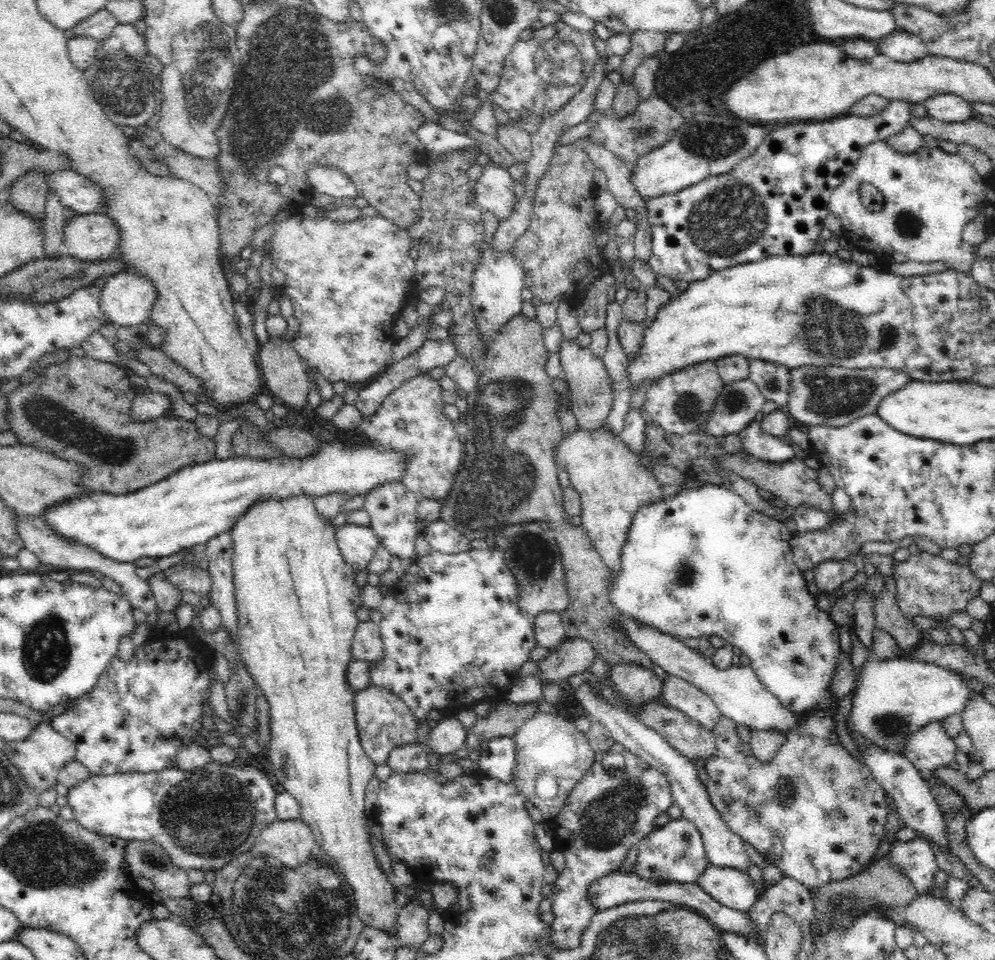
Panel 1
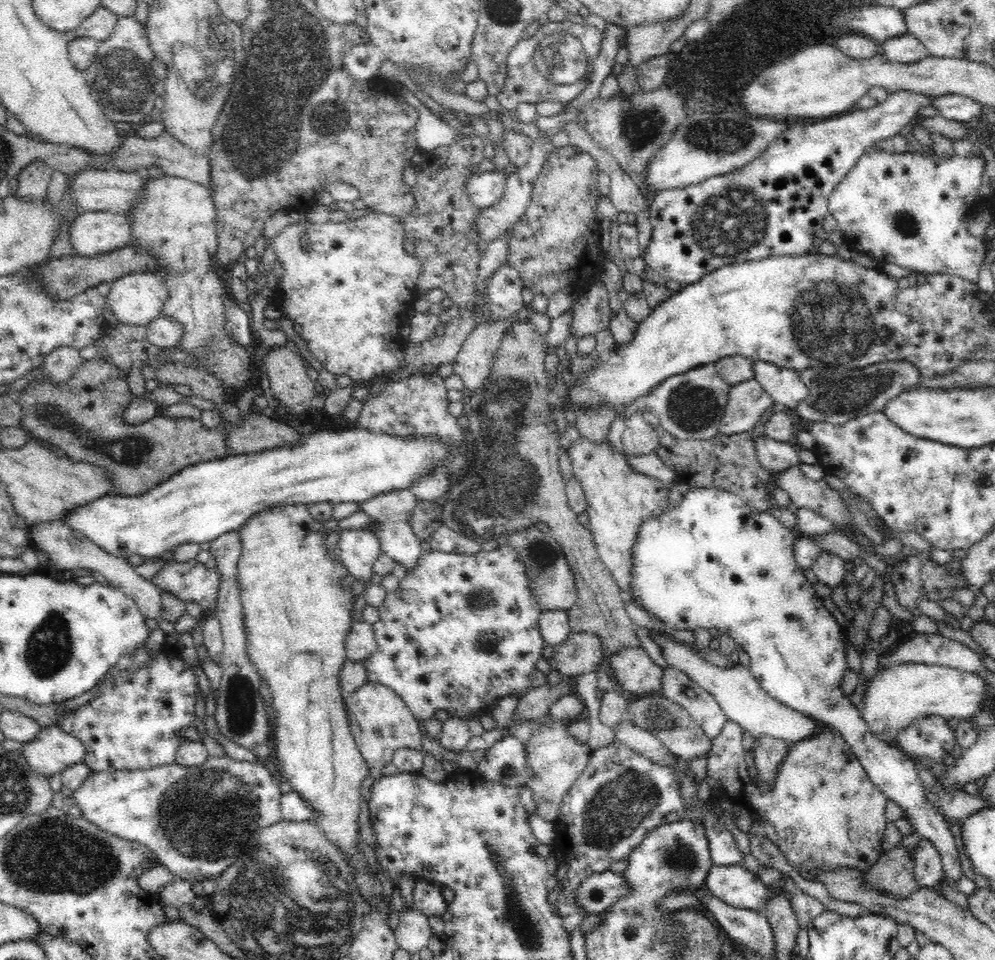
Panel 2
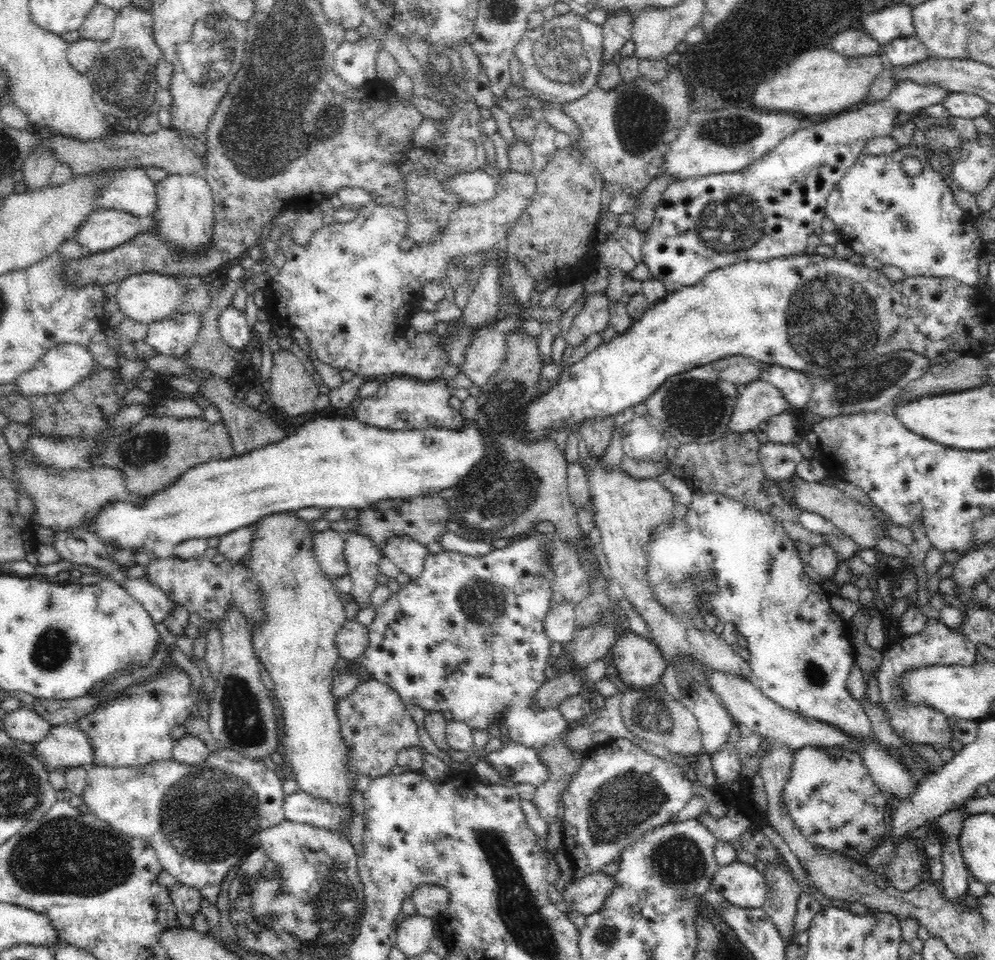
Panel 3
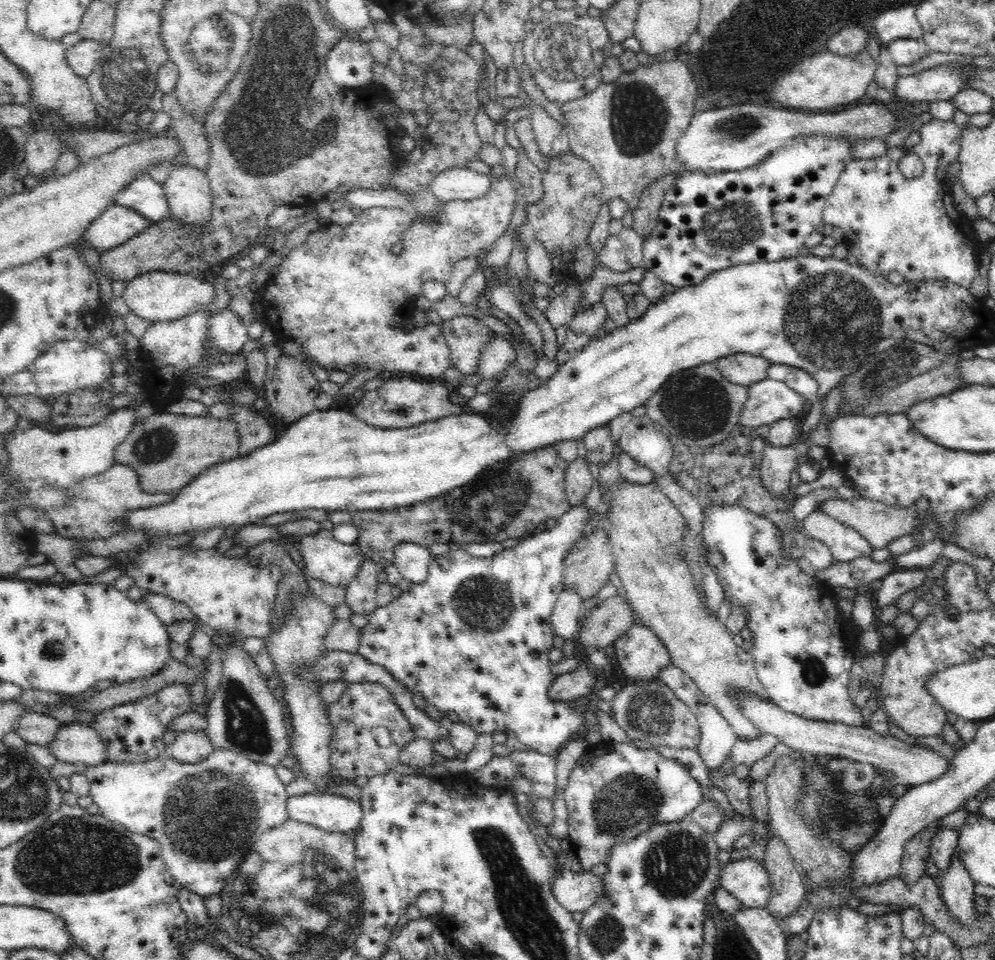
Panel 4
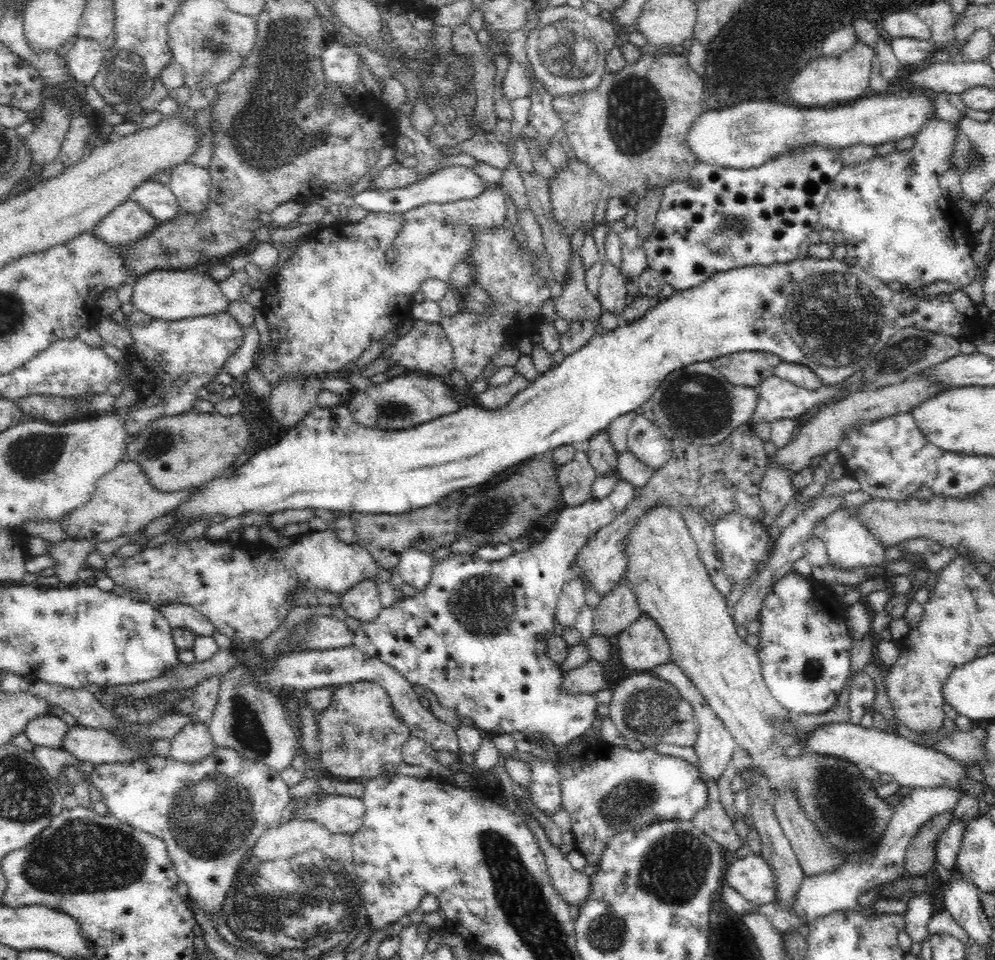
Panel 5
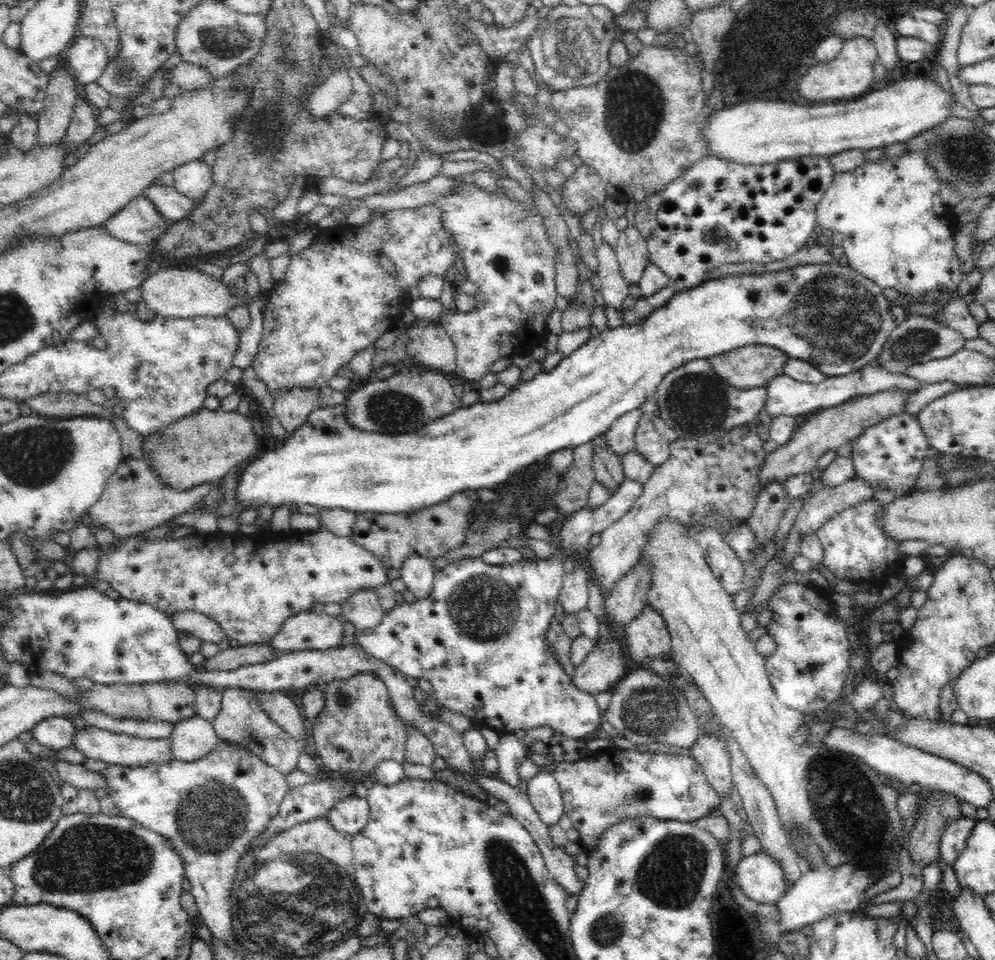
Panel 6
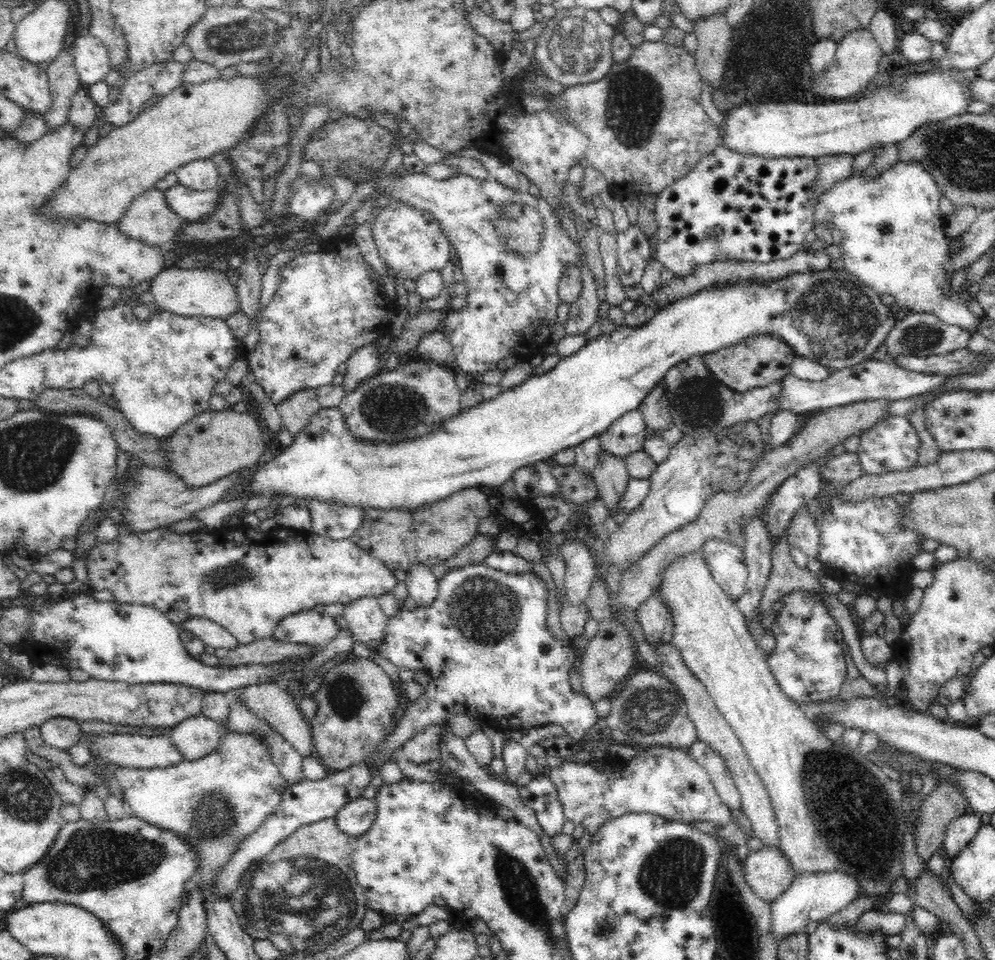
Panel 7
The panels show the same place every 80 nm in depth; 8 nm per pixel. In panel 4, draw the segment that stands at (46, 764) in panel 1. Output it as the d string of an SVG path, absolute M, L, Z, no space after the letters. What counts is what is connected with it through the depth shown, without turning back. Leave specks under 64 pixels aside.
M80 722L63 725L56 740L45 747L60 762L87 767L107 762L106 747L96 730Z

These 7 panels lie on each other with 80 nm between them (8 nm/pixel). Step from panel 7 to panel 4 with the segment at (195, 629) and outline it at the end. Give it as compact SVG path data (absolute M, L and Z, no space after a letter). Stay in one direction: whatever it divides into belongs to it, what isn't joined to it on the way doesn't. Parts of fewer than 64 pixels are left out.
M143 593L144 602L148 602L150 610L156 614L156 617L167 627L182 620L188 620L191 624L195 624L198 617L190 611L188 606L182 602L176 602L168 596L162 594L150 593L148 596Z

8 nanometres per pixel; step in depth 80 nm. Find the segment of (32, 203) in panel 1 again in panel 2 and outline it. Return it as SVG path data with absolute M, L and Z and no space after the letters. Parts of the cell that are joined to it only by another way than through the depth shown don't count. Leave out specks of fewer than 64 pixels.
M44 161L28 164L18 176L15 196L22 201L44 201L52 174L52 167L48 167Z

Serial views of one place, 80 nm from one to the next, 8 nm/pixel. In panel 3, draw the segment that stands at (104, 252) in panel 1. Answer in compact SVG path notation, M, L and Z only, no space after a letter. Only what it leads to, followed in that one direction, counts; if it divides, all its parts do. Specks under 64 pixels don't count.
M112 208L96 209L76 231L74 242L89 253L113 250L142 232L138 216Z

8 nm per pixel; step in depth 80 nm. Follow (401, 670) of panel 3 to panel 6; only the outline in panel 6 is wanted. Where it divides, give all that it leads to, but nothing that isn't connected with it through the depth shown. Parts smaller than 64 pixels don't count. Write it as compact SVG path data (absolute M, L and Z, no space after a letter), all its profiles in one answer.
M624 479L618 488L612 493L612 496L602 504L602 506L588 507L586 505L579 511L567 514L562 520L560 526L560 532L556 536L556 550L560 552L550 556L550 558L540 559L538 557L533 558L531 561L527 561L526 558L512 564L492 566L483 561L482 557L478 558L463 558L462 560L455 560L449 562L442 569L436 569L433 578L433 587L430 596L424 598L424 600L417 600L415 602L404 601L402 604L394 606L388 611L384 618L382 618L381 624L378 624L378 628L370 630L356 630L354 640L360 645L365 653L368 653L373 658L388 664L395 671L400 672L402 675L408 678L414 678L416 681L420 679L428 681L433 686L433 695L425 696L425 702L420 706L420 709L432 717L437 717L437 711L439 708L448 708L452 712L458 712L468 716L478 727L485 726L491 728L498 734L506 733L519 733L522 734L531 728L548 727L553 728L555 732L562 733L570 739L584 739L588 738L592 732L595 732L599 727L600 719L600 707L596 702L595 696L574 687L571 682L571 678L565 673L562 666L555 660L551 659L552 648L548 644L547 632L550 628L550 623L555 618L556 603L559 600L561 588L563 586L564 576L567 574L562 565L564 558L572 559L574 554L578 552L584 553L588 547L590 547L589 540L593 534L601 533L605 528L608 528L611 524L614 524L617 520L620 520L624 514L626 514L633 504L637 501L637 498L642 494L643 484L640 484L636 480Z

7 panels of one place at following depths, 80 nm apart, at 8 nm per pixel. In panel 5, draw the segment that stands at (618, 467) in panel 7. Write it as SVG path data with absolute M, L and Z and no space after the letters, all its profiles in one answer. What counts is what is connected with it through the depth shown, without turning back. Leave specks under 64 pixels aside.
M603 430L598 432L597 435L591 436L583 447L597 475L607 475L608 473L618 475L619 452L610 442L608 431Z

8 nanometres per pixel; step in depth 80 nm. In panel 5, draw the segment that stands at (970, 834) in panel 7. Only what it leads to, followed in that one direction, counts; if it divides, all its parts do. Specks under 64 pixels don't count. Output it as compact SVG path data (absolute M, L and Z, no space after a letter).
M957 818L952 819L935 844L935 860L948 870L956 865L966 823Z

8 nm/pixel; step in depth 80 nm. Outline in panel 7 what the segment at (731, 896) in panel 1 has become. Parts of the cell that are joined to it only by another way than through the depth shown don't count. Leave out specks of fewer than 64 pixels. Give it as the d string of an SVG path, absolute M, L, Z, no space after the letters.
M767 846L750 851L741 867L748 887L768 903L786 891L798 875L781 849Z

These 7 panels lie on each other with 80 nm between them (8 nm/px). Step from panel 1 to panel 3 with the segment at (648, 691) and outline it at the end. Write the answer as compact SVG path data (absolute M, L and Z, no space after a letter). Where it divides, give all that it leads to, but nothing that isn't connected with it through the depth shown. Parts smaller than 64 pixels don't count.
M632 631L622 635L612 650L612 662L618 669L620 680L628 688L659 686L668 662L654 642L650 642Z

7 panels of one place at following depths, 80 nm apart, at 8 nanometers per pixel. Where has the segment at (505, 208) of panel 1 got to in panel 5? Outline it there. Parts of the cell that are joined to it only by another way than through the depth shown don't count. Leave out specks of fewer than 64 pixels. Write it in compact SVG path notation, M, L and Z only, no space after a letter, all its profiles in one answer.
M448 166L428 176L424 181L405 188L390 190L366 189L353 197L354 203L370 212L405 213L426 204L447 204L458 200L474 199L487 190L485 180L472 169L464 166Z

